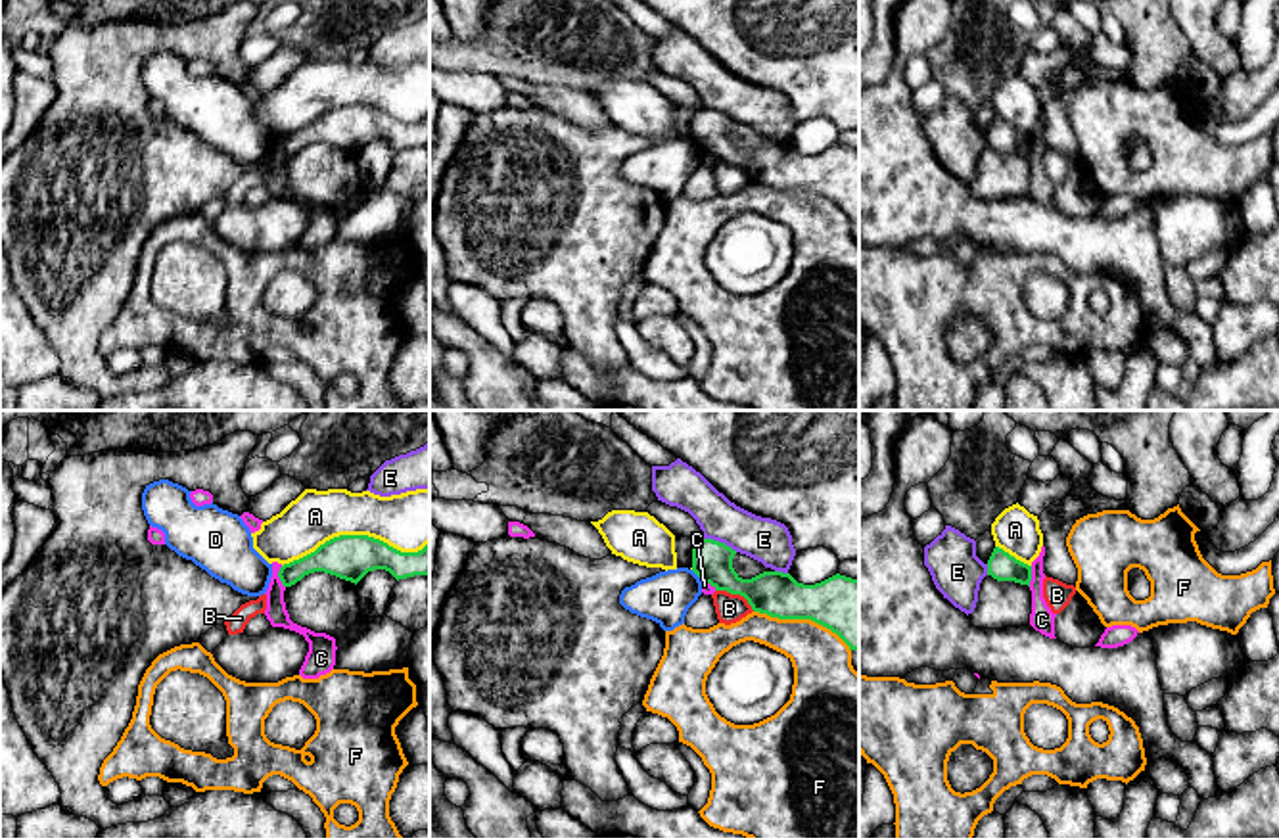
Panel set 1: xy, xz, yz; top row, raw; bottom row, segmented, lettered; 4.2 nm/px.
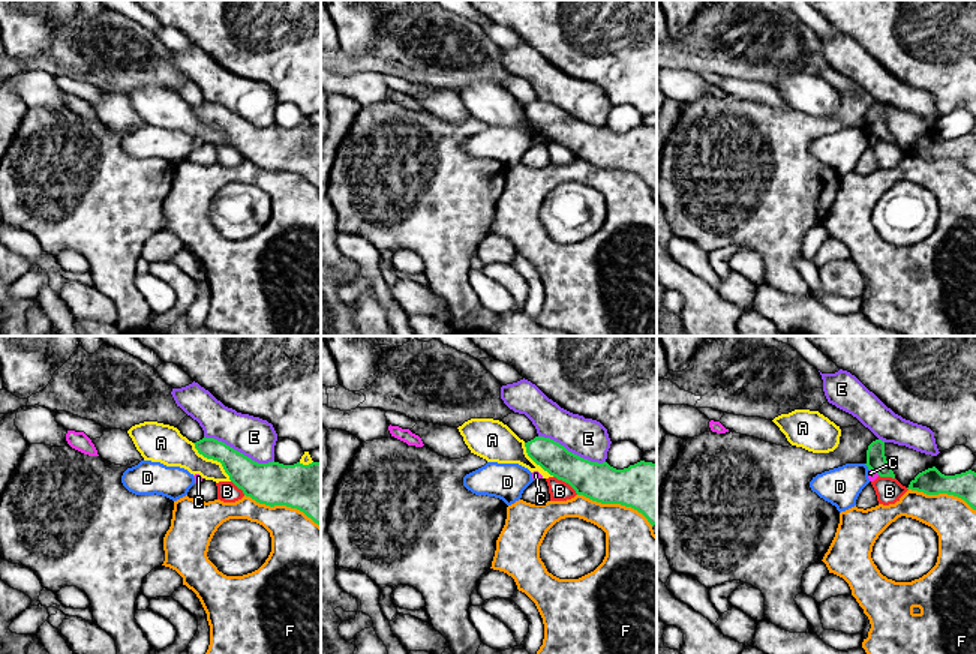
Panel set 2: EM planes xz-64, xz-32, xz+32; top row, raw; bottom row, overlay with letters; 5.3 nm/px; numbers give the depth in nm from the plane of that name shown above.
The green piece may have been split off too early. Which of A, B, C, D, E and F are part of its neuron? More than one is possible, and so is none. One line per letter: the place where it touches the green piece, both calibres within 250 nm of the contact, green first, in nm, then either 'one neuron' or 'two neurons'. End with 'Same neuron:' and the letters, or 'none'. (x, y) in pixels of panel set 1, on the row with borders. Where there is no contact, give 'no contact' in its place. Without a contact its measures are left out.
A: xy (355, 535) | 190/240 nm | two neurons
B: xz (737, 593) | 190/120 nm | two neurons
C: xy (279, 576) | 150/90 nm | two neurons
D: xz (697, 574) | 170/220 nm | two neurons
E: xz (721, 543) | 170/190 nm | two neurons
F: xz (804, 618) | 280/260 nm | two neurons
Same neuron: none

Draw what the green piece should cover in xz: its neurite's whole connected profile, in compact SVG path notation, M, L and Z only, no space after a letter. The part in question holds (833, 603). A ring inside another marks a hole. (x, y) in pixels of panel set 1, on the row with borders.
M700 539L692 548L692 571L715 591L744 596L754 612L779 619L811 619L836 633L849 650L859 650L859 579L836 573L803 585L782 571L742 579L733 568L734 554L725 543Z

